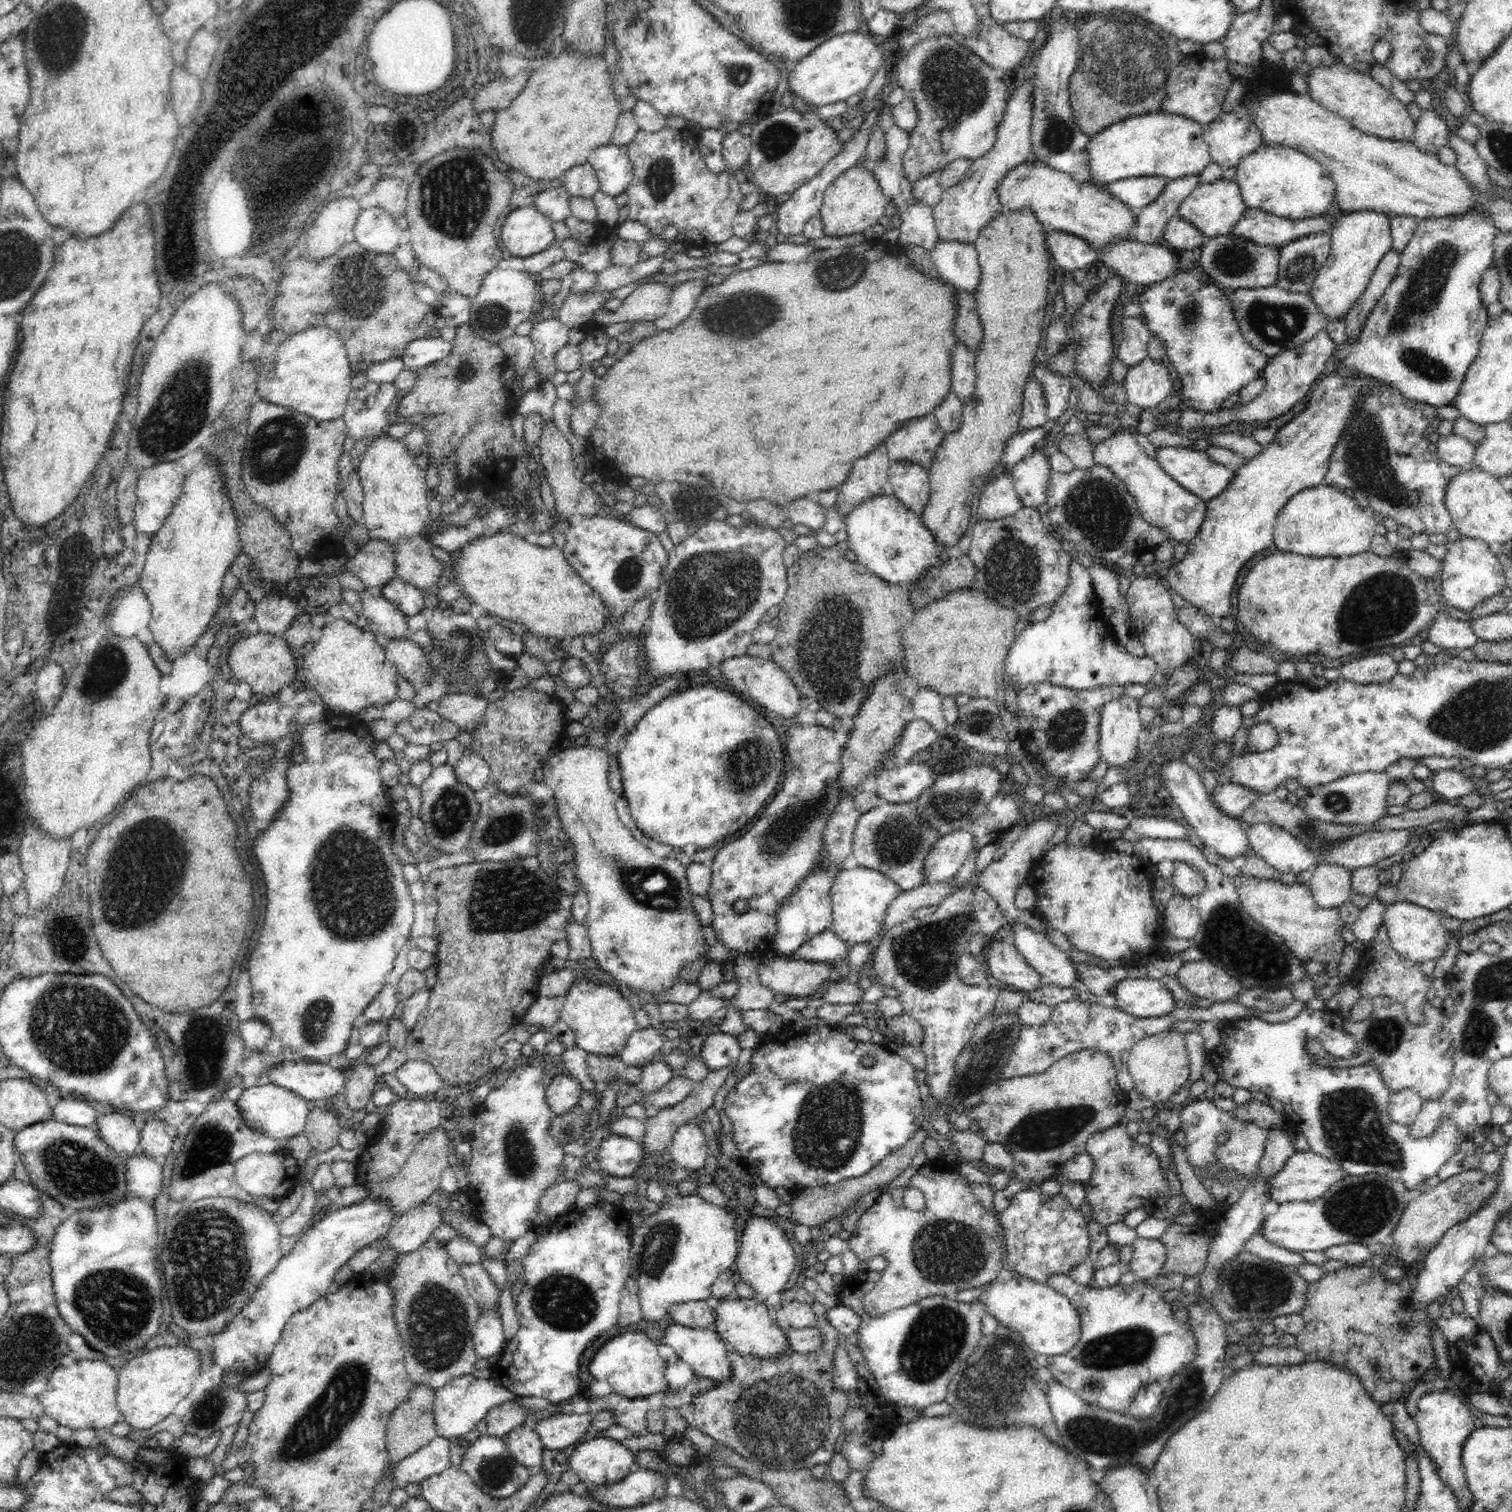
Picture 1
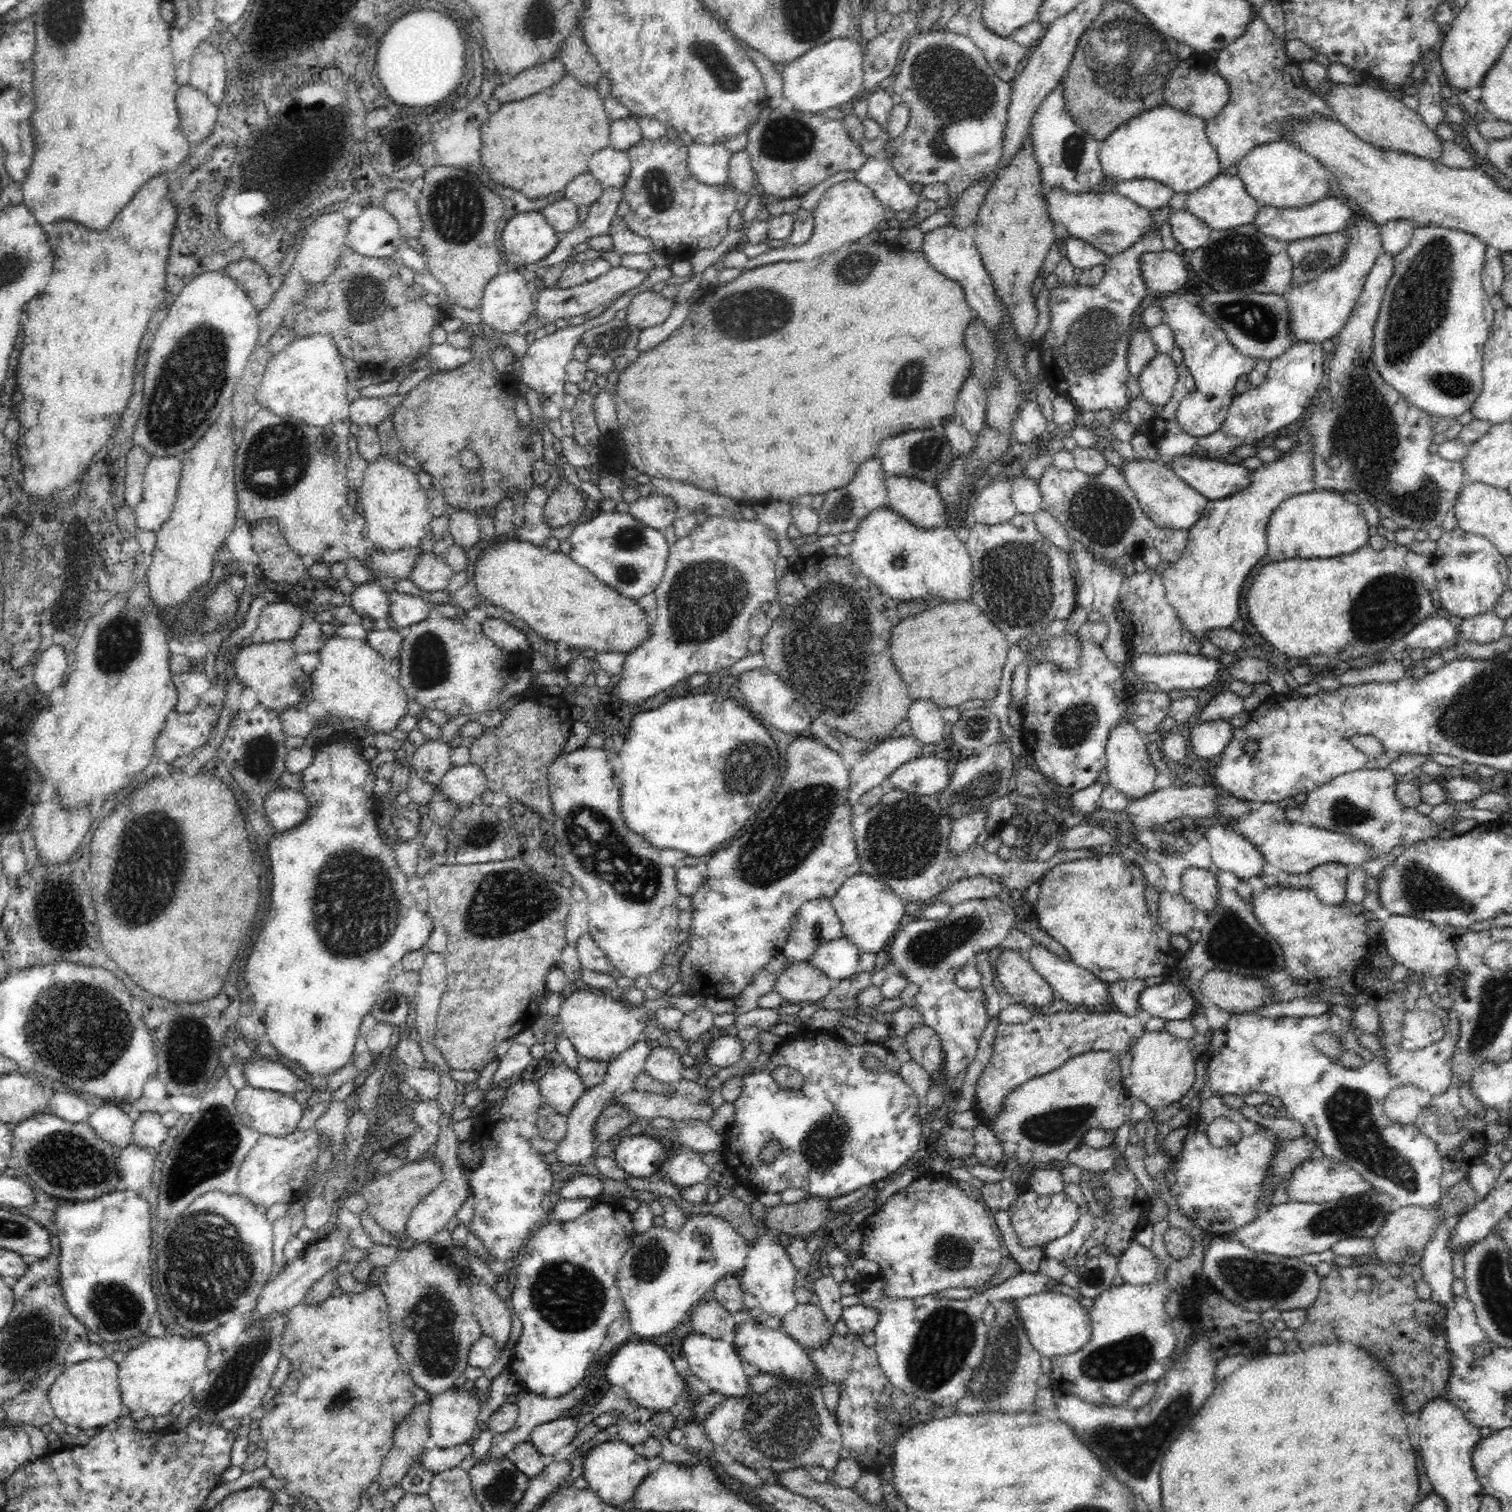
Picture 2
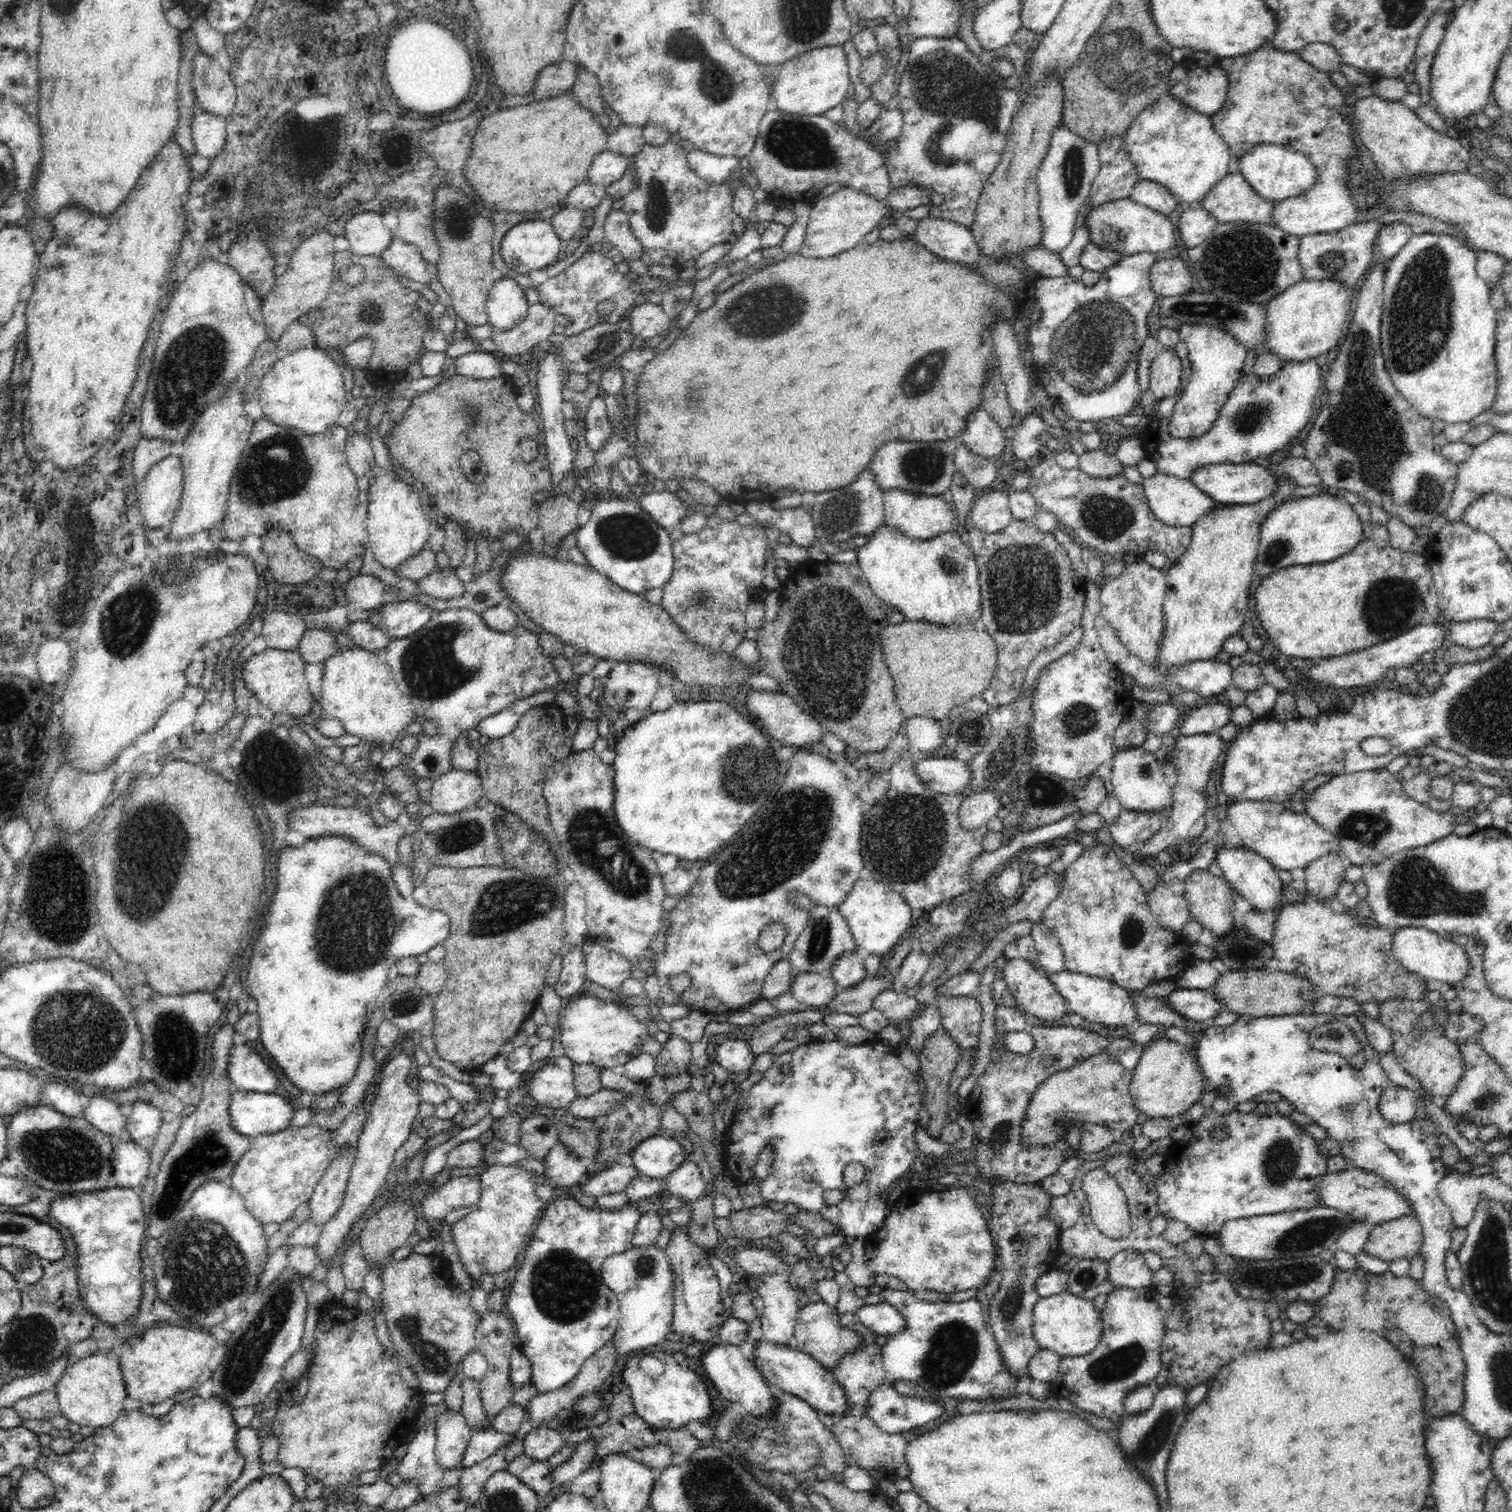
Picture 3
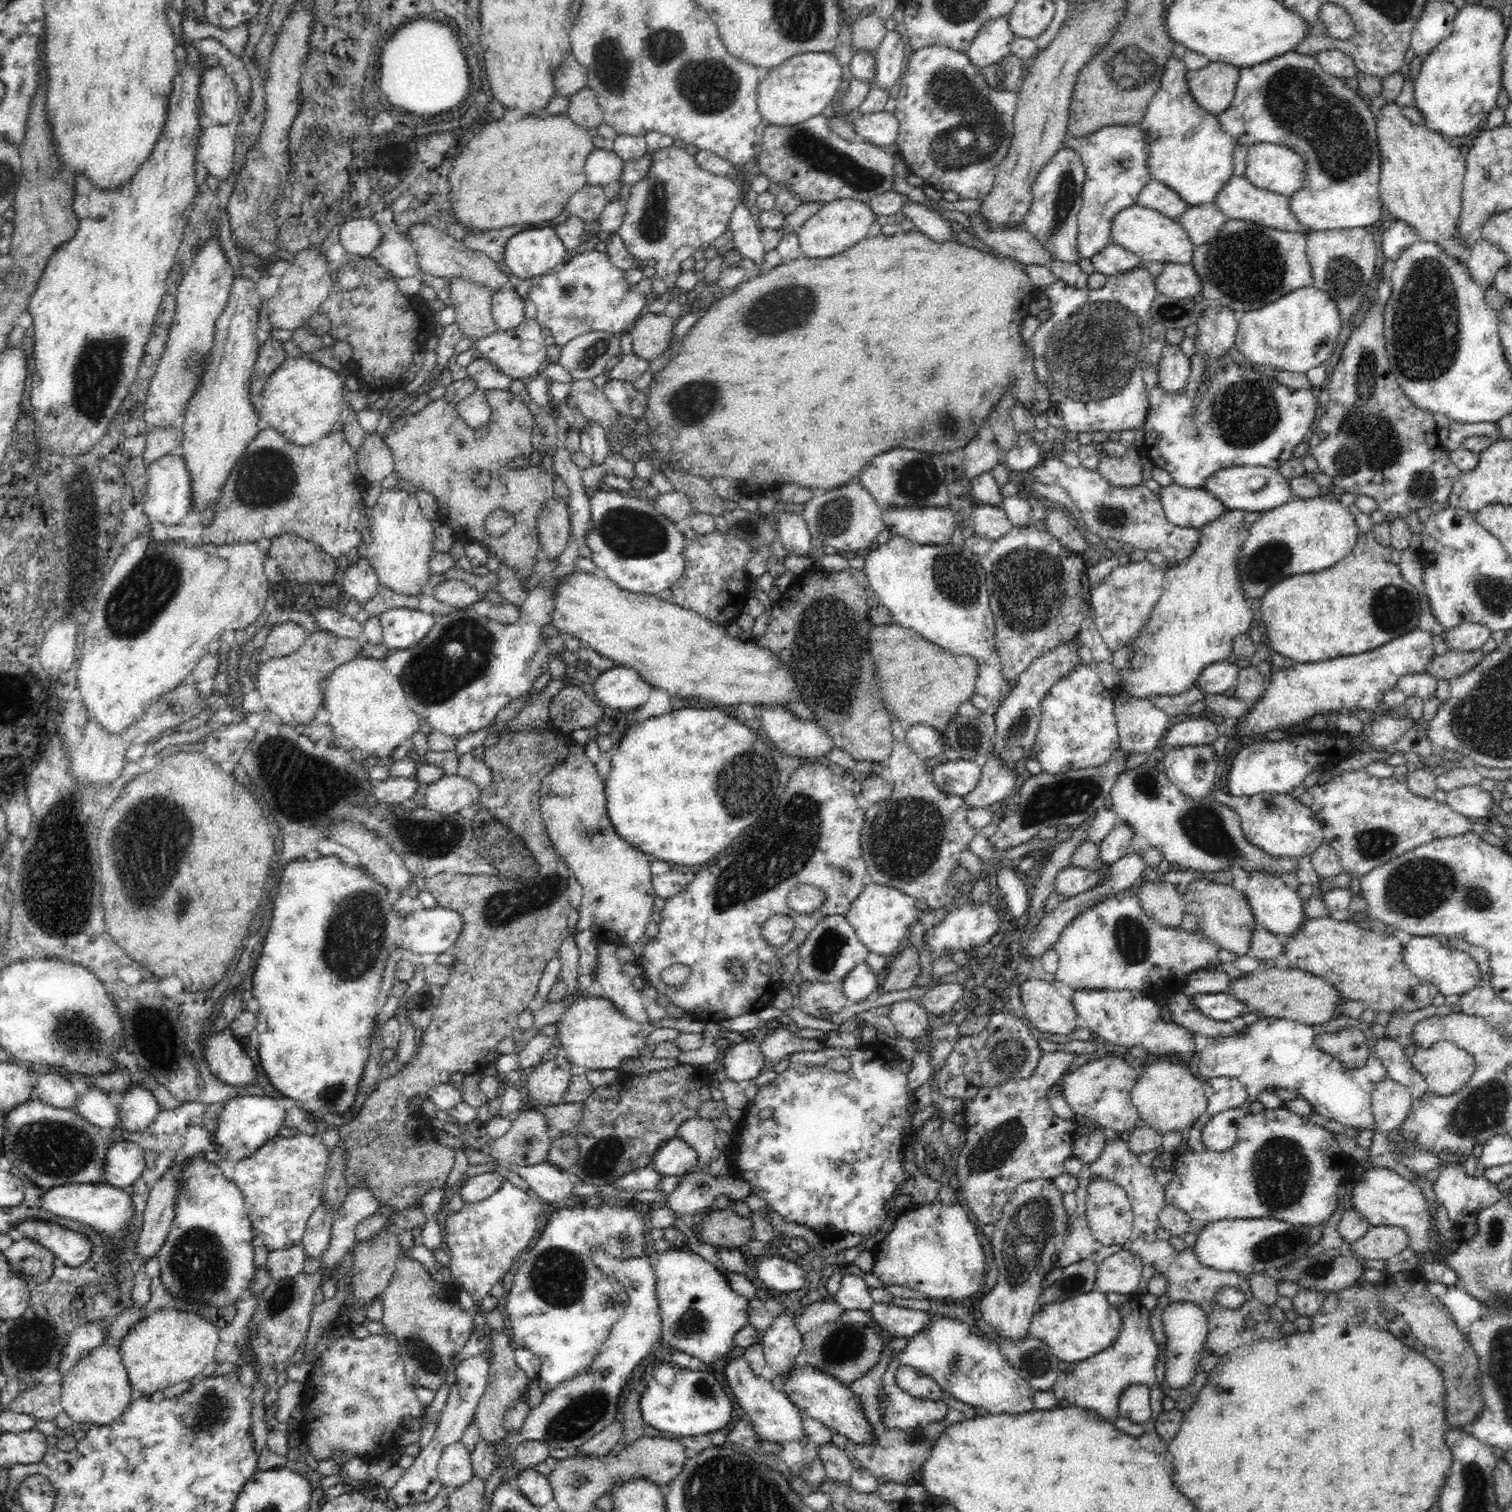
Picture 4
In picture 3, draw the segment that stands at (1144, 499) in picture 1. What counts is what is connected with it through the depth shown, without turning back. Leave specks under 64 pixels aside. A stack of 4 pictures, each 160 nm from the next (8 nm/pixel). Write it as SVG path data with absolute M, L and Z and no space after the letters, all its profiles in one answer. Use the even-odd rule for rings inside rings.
M1158 471L1156 476L1144 478L1141 486L1156 519L1172 528L1192 527L1201 517L1205 517L1218 506L1214 499L1200 491L1191 480L1173 478Z

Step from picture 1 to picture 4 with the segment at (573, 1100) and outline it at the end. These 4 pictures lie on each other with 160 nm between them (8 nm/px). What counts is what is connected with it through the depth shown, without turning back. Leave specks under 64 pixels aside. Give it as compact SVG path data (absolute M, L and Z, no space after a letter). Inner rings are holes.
M562 1052L547 1057L527 1072L526 1088L529 1098L545 1106L563 1103L564 1093L572 1078L570 1062Z

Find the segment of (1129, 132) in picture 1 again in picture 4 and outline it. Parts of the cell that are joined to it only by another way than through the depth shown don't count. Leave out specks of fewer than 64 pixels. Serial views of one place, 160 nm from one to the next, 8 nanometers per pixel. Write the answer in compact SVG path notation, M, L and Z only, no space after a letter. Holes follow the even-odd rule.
M1170 58L1165 65L1164 76L1161 77L1160 88L1149 102L1144 118L1139 126L1144 129L1148 141L1147 167L1151 178L1169 186L1184 202L1189 205L1214 203L1220 189L1234 174L1232 154L1236 141L1221 127L1219 118L1205 111L1189 93L1186 84L1186 69L1183 60Z

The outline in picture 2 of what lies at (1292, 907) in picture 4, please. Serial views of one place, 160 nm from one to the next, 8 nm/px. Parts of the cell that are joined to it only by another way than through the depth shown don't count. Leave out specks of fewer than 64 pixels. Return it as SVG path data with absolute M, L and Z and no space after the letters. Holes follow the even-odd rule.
M1207 821L1205 828L1201 834L1207 839L1210 844L1210 854L1213 860L1214 869L1217 872L1228 870L1237 876L1238 879L1248 882L1249 878L1254 876L1259 877L1262 872L1265 872L1268 867L1265 858L1261 852L1256 850L1256 847L1239 832L1236 832L1233 824L1217 824Z

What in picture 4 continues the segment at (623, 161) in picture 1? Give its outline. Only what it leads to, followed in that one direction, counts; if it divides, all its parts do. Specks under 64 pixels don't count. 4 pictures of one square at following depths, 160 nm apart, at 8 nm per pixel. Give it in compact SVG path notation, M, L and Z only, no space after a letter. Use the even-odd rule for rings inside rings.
M610 148L595 149L585 163L585 176L590 186L604 187L616 182L622 174L625 162Z

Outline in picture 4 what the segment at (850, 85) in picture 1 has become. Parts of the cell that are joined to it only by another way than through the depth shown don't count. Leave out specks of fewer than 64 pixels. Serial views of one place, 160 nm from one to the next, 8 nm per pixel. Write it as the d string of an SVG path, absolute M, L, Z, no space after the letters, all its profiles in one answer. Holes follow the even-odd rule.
M798 53L777 68L764 72L757 91L758 113L762 122L774 126L792 126L822 113L837 97L842 66L832 53Z

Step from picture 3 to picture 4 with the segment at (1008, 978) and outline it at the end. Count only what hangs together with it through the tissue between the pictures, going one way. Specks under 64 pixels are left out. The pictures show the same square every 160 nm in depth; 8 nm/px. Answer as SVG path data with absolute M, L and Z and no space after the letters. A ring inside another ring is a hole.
M1036 978L1021 979L1019 996L1024 1004L1025 1020L1045 1033L1068 1035L1078 1029L1076 1009L1052 982Z

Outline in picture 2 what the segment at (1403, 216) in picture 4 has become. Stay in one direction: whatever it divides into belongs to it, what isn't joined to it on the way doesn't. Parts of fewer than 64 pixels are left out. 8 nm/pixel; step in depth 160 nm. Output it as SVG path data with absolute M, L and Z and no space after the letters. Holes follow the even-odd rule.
M1332 83L1324 94L1330 110L1344 127L1358 138L1384 151L1404 151L1426 159L1438 161L1444 145L1433 130L1424 124L1417 111L1408 108L1401 100L1389 95L1382 88L1360 84Z

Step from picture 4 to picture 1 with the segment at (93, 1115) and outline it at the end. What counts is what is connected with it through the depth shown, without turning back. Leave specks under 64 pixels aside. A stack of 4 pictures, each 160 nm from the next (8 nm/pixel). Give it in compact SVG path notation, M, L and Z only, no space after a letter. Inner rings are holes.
M126 1114L102 1115L96 1118L95 1127L100 1138L120 1156L128 1159L141 1152L141 1129Z

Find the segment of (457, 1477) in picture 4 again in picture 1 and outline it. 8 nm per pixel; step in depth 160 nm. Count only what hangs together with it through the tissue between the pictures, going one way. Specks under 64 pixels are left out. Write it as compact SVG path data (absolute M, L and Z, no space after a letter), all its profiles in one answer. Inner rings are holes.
M470 1374L450 1380L440 1390L435 1392L434 1420L436 1423L436 1434L442 1438L456 1441L462 1435L474 1430L476 1422L480 1422L492 1407L515 1401L516 1398L518 1399L519 1396L504 1388L496 1381L495 1377L478 1379Z

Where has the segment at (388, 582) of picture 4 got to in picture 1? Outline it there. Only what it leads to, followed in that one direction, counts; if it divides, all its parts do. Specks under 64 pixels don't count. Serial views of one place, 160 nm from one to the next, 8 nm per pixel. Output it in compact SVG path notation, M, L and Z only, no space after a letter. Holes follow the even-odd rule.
M376 437L360 459L357 474L363 489L363 524L372 539L396 544L424 530L431 518L425 472L407 448L404 437Z

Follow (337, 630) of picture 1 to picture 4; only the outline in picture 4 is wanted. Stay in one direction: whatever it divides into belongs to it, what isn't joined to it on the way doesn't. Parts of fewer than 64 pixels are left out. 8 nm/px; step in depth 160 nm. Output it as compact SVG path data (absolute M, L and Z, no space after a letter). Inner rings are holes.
M362 656L358 659L349 660L347 663L337 666L332 671L332 674L329 676L329 679L325 683L325 693L323 695L323 706L329 712L329 723L331 724L332 732L335 734L336 737L347 738L348 740L350 740L354 747L360 748L360 750L363 751L363 754L365 754L365 756L374 756L377 757L379 760L386 758L387 756L392 756L394 748L396 748L398 744L400 744L400 742L409 737L412 738L412 736L414 736L419 730L419 724L421 720L419 716L408 706L407 698L404 689L400 684L400 681L396 678L396 676L391 673L390 670L387 670L384 667L384 663L378 659L370 659L370 657Z

